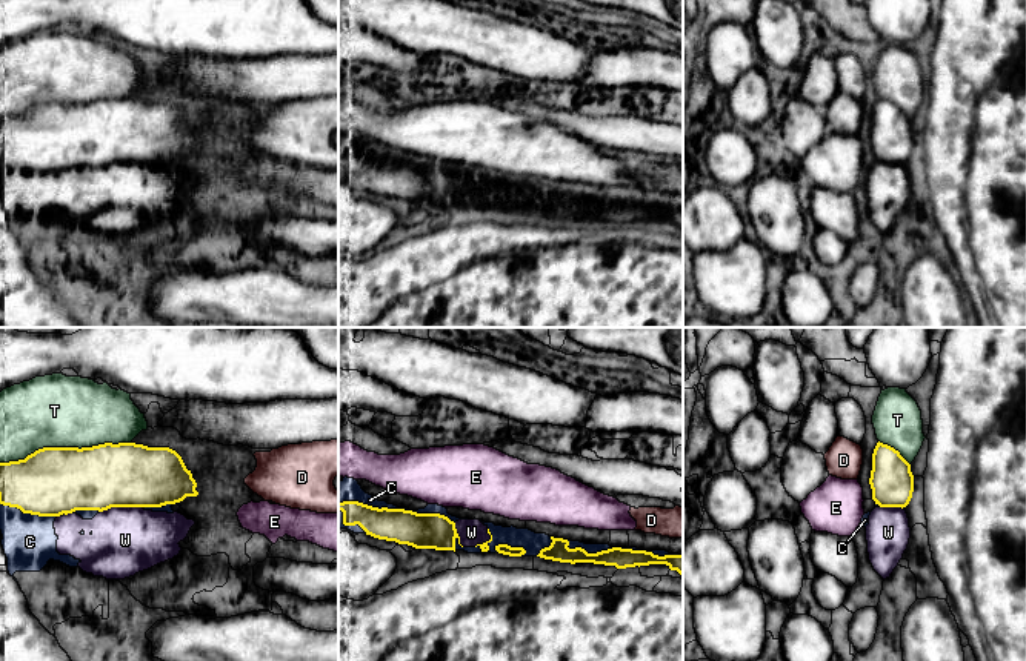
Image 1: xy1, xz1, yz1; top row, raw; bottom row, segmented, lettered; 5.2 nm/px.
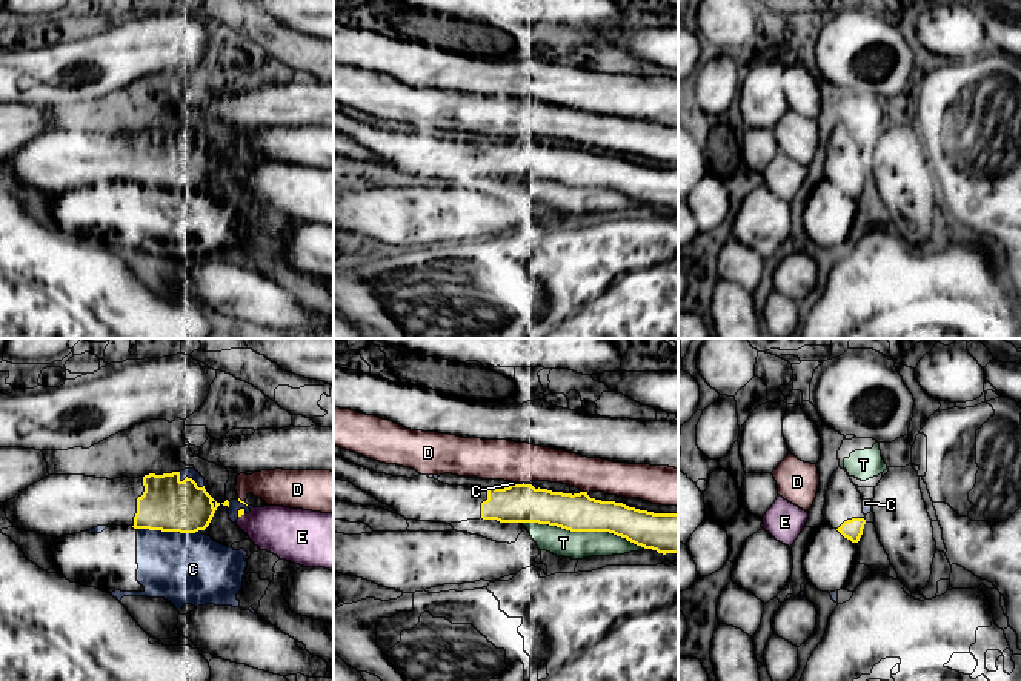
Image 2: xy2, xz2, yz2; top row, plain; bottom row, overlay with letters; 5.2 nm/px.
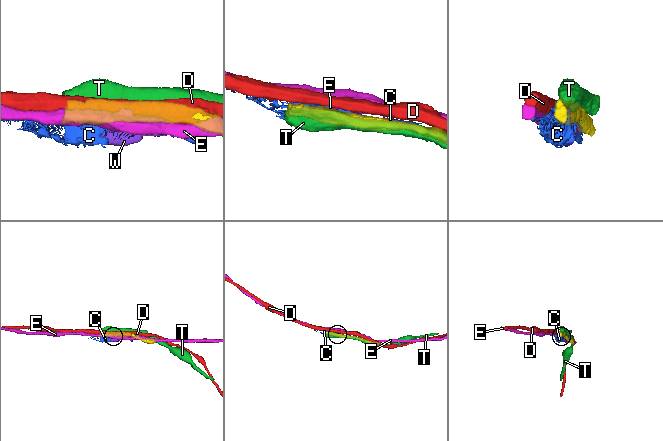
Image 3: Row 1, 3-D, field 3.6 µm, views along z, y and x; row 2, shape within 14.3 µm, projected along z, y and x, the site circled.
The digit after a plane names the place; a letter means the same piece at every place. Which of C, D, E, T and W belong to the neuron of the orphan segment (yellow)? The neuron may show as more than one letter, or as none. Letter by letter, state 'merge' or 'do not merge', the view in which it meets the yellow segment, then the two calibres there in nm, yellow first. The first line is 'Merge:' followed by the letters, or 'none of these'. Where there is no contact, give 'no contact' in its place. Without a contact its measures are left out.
Merge: none of these
C: do not merge | xz1 | 180/120 nm
D: do not merge | xz2 | 200/180 nm
E: do not merge | xy2 | 30/260 nm
T: do not merge | xy1 | 360/380 nm
W: do not merge | xy1 | 340/360 nm

